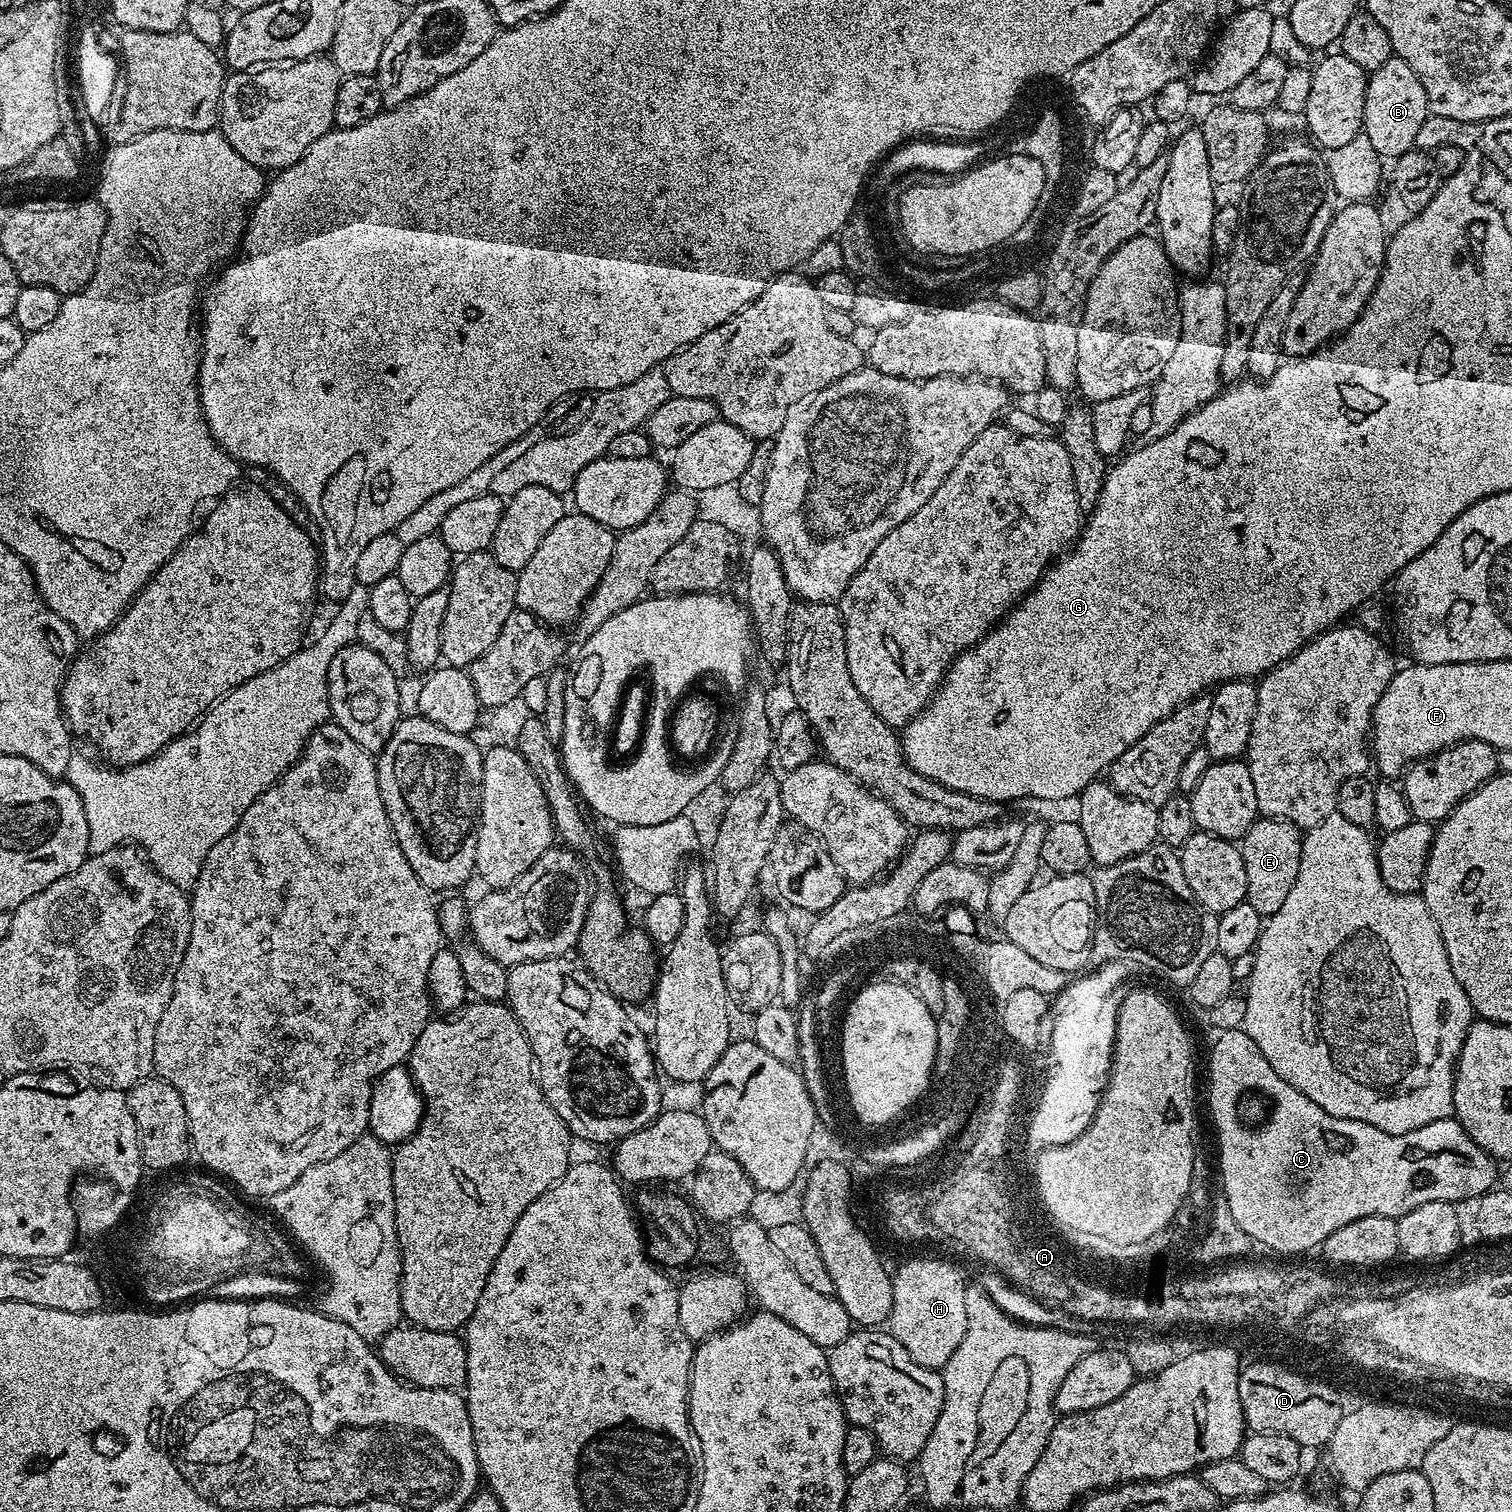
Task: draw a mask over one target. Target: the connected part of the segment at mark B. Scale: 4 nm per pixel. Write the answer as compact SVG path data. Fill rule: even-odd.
M1399 58L1386 61L1368 76L1364 99L1364 126L1362 134L1370 138L1370 146L1382 158L1395 158L1416 148L1415 138L1428 116L1428 99L1418 74Z

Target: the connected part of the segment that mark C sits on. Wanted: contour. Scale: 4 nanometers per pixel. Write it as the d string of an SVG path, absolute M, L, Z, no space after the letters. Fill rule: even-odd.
M1242 1030L1235 1032L1222 1032L1215 1037L1217 1040L1212 1044L1212 1053L1208 1056L1208 1112L1212 1115L1212 1124L1216 1127L1216 1148L1220 1151L1220 1172L1218 1178L1222 1182L1228 1183L1228 1201L1232 1212L1236 1212L1236 1220L1239 1224L1244 1224L1244 1229L1250 1234L1250 1238L1257 1244L1265 1244L1268 1248L1273 1248L1276 1252L1308 1252L1311 1248L1319 1249L1324 1243L1324 1239L1334 1230L1346 1226L1346 1222L1354 1222L1358 1218L1367 1216L1391 1216L1399 1218L1414 1206L1422 1206L1422 1202L1442 1202L1451 1200L1461 1202L1460 1200L1471 1201L1473 1198L1479 1198L1486 1192L1492 1191L1498 1180L1498 1164L1487 1152L1475 1144L1468 1137L1466 1130L1454 1118L1430 1122L1430 1126L1422 1126L1418 1130L1410 1130L1410 1134L1386 1134L1378 1130L1376 1126L1370 1126L1366 1122L1358 1122L1350 1118L1334 1118L1322 1110L1306 1094L1294 1090L1286 1081L1280 1079L1262 1058L1258 1046Z

